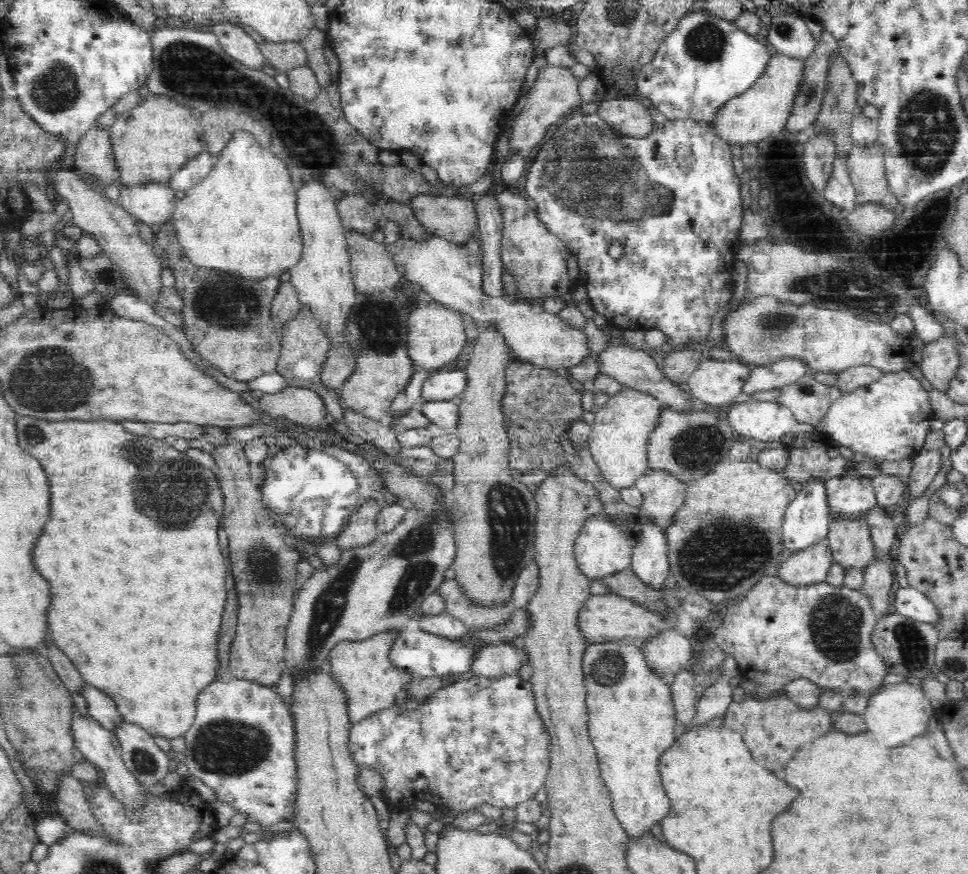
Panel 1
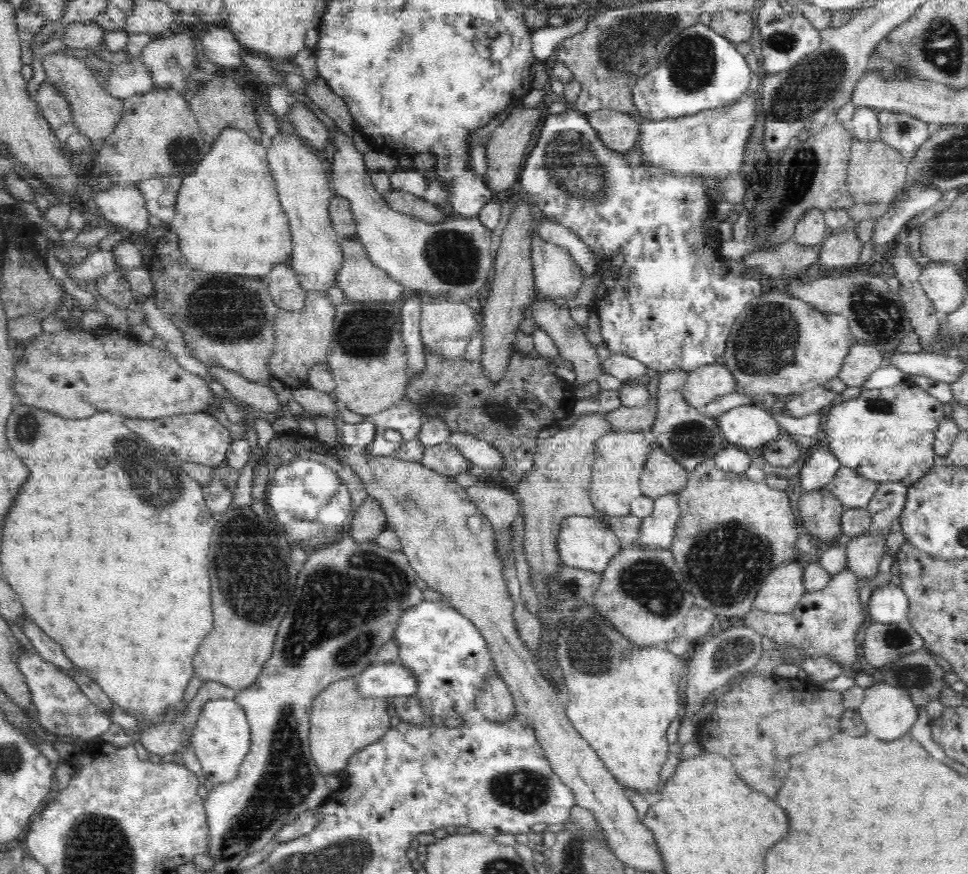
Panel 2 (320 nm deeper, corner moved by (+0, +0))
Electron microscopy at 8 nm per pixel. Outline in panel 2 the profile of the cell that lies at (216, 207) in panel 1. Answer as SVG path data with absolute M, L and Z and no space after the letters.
M226 128L212 144L204 160L198 164L198 168L184 178L169 229L178 235L179 249L190 268L203 272L266 277L264 274L268 274L274 264L288 260L293 252L291 230L270 172L267 158L270 146L270 138L260 140L238 128Z

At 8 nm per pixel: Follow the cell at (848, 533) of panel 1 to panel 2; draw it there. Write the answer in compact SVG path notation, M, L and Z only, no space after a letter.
M827 487L802 492L798 508L801 524L815 539L832 543L845 540L840 526L844 508Z

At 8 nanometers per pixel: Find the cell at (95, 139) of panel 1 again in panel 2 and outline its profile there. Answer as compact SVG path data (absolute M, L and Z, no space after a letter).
M62 50L50 53L44 56L41 66L47 76L46 80L58 87L58 91L62 91L62 96L70 103L75 127L90 141L90 152L99 150L122 119L122 99L106 92L77 55L66 55Z

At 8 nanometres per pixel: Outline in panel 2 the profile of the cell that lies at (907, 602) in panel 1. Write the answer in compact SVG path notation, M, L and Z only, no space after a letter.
M888 583L872 591L868 609L873 623L901 623L910 612L910 602L901 585Z

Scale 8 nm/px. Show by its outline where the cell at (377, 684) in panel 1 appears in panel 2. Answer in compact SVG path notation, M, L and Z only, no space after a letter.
M356 680L334 681L318 694L311 704L310 752L321 776L342 772L350 756L367 745L380 741L390 728L390 716L386 708L388 698L364 698L358 692Z

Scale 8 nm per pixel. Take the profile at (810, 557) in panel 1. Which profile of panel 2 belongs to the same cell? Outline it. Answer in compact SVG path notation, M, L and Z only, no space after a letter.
M805 559L784 562L770 572L759 588L753 608L766 613L790 613L805 593Z

